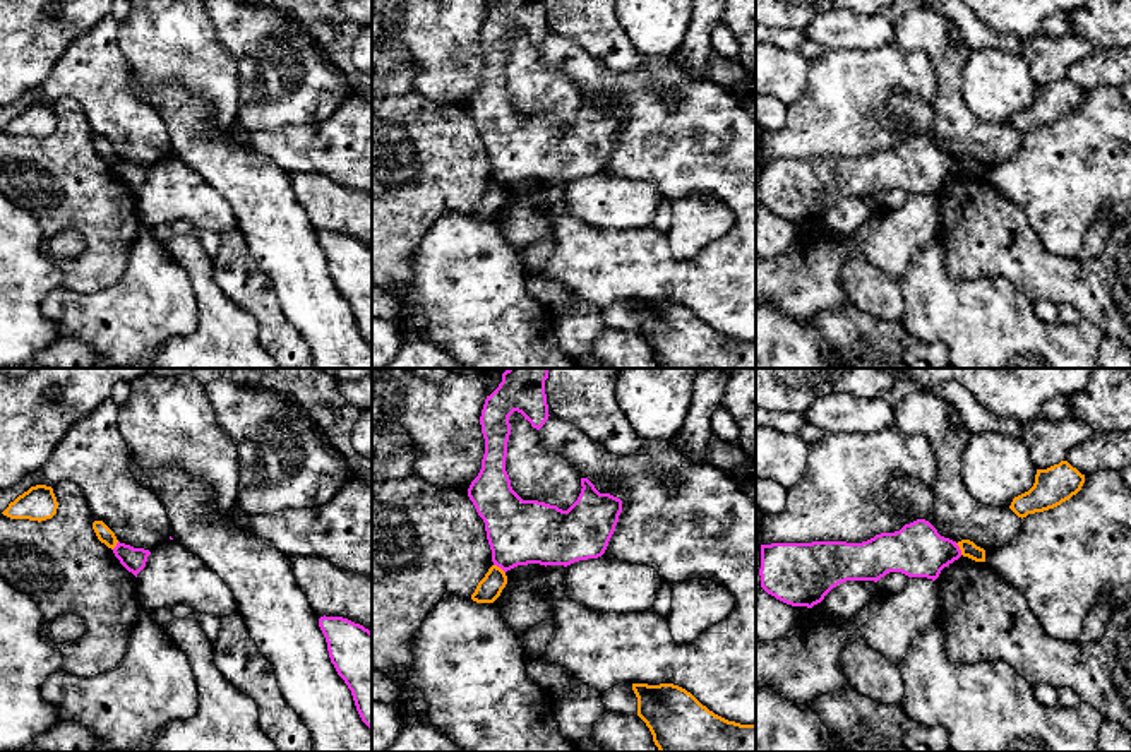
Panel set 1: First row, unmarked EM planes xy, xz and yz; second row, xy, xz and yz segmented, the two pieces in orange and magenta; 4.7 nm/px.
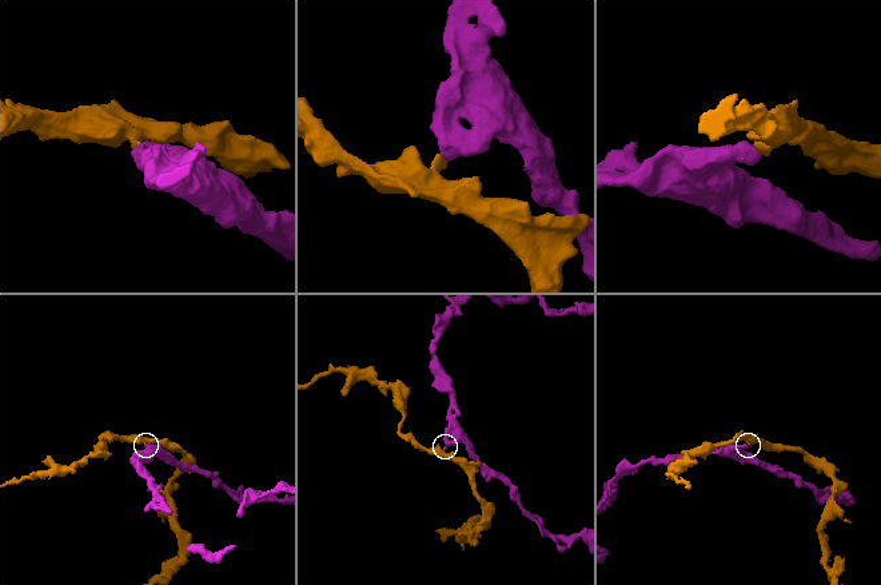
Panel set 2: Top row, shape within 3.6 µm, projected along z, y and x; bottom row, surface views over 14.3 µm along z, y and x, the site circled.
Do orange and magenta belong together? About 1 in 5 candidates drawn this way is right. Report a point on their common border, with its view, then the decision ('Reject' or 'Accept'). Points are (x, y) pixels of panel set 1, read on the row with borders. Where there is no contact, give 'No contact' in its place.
Touches orange at xz (499, 567). Reject

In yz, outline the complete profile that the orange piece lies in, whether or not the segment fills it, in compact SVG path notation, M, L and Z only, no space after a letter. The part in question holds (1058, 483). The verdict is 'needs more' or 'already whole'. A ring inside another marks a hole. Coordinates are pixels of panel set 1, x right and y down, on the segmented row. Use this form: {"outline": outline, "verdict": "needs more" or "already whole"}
{"outline": "M1061 461L1047 469L1037 469L1033 486L1014 497L1009 509L1021 519L1028 514L1054 509L1076 495L1083 483L1085 474L1068 461Z", "verdict": "already whole"}

